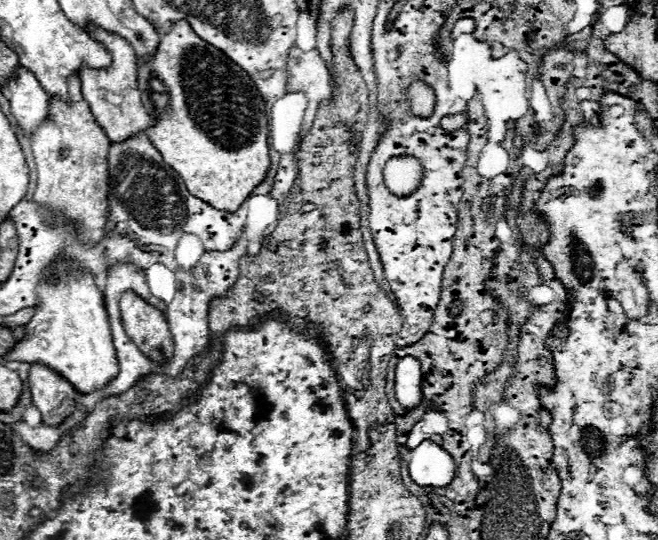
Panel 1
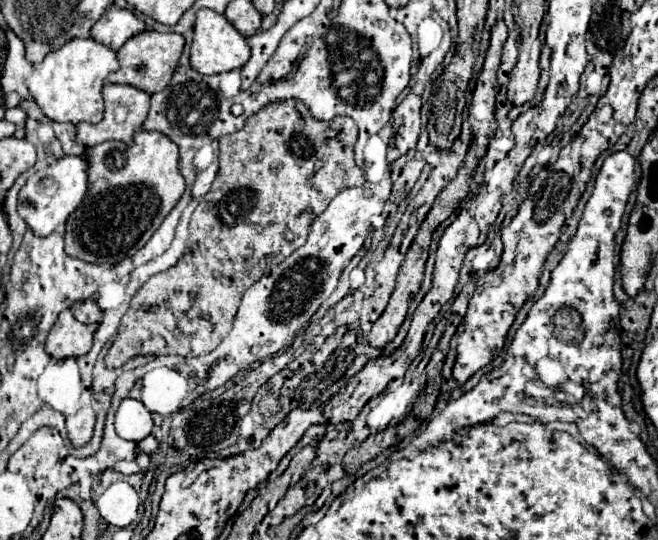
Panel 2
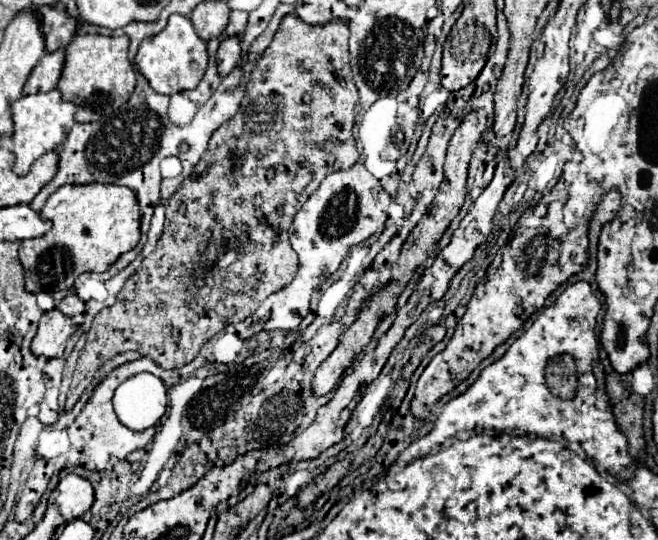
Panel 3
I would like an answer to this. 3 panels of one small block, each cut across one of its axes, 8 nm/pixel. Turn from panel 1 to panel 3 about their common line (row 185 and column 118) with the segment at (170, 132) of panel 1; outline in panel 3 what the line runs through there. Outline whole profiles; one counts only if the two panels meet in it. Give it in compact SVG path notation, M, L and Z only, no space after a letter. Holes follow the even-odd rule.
M64 184L46 200L40 216L52 222L52 228L32 240L24 240L20 246L20 262L26 270L26 290L28 292L56 292L70 290L74 280L84 272L106 272L122 254L136 248L140 242L140 220L142 212L136 194L128 186L118 184Z

